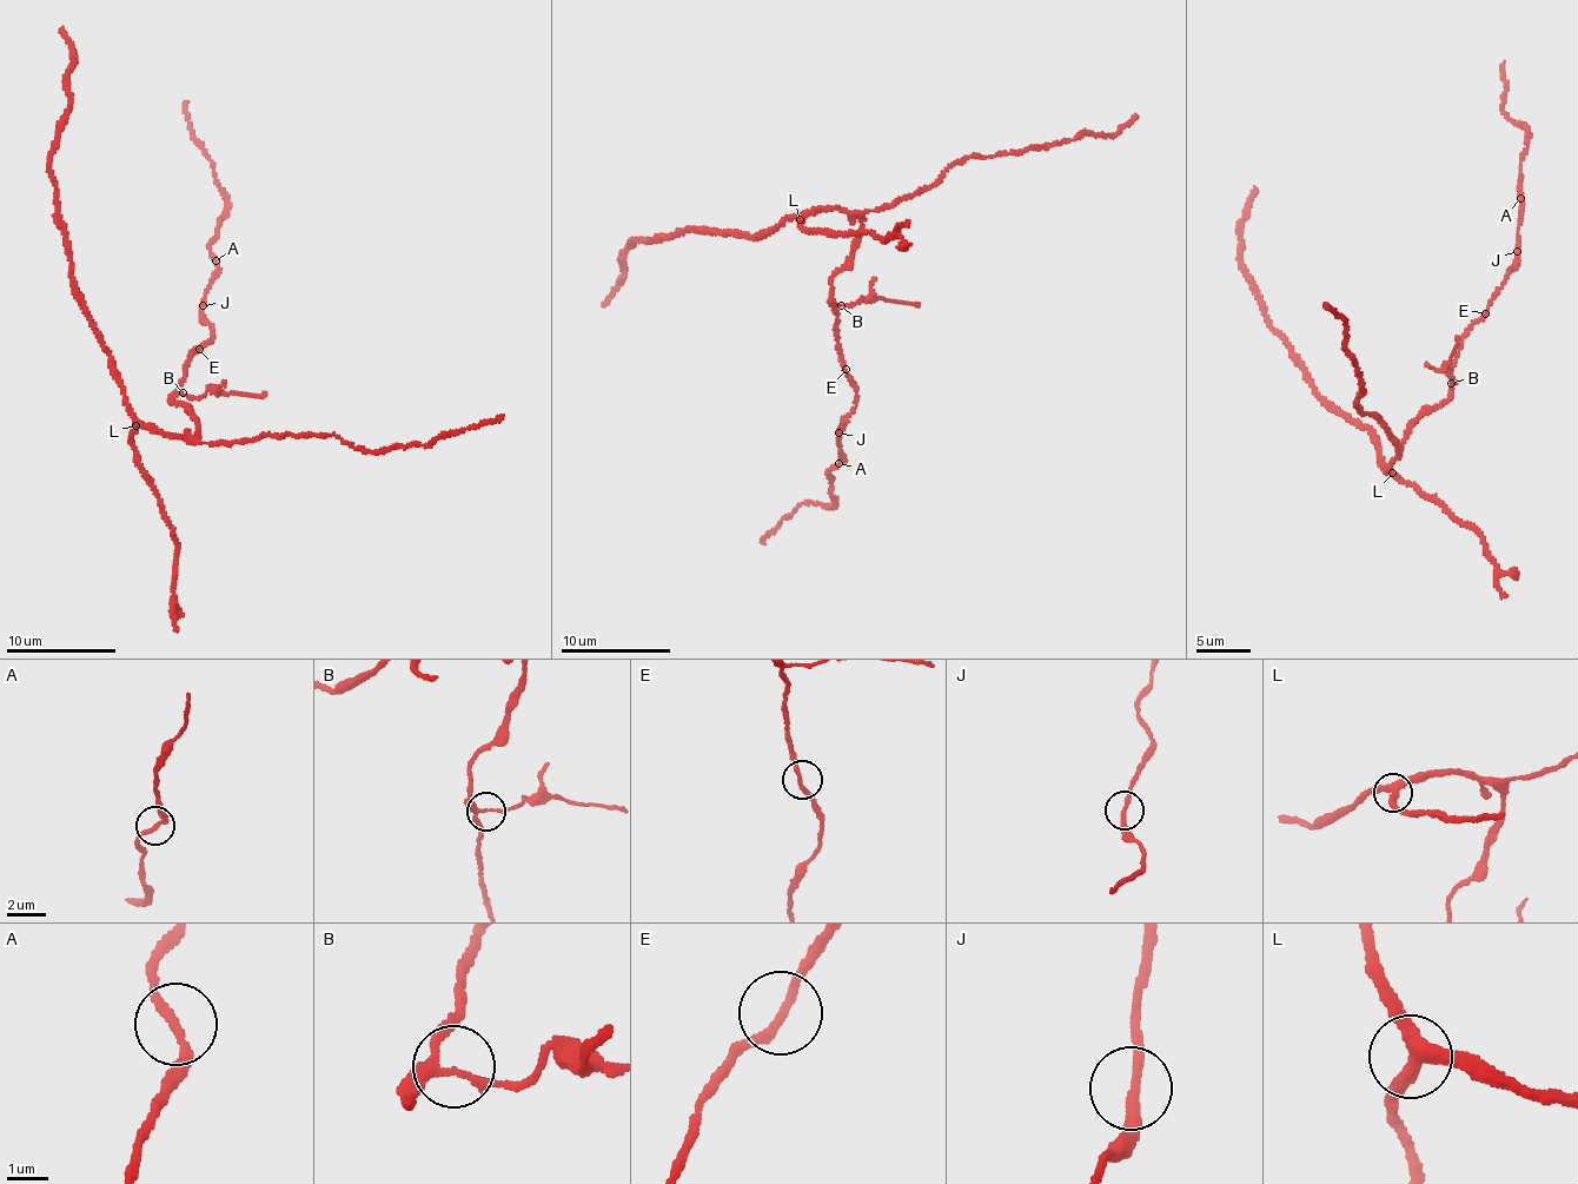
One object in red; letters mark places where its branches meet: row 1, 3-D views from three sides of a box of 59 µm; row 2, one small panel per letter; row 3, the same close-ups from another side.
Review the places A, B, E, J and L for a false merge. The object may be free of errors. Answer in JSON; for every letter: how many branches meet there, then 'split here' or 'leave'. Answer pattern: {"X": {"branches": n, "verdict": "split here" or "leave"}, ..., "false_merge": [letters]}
{"A": {"branches": 2, "verdict": "leave"}, "B": {"branches": 3, "verdict": "split here"}, "E": {"branches": 2, "verdict": "leave"}, "J": {"branches": 2, "verdict": "leave"}, "L": {"branches": 3, "verdict": "leave"}, "false_merge": ["B"]}

